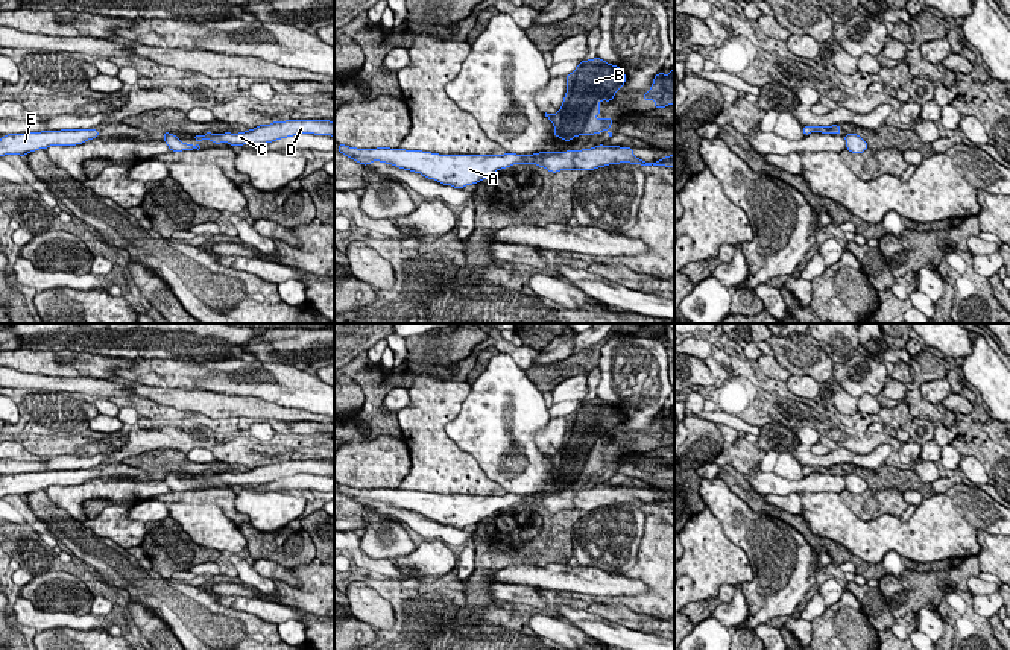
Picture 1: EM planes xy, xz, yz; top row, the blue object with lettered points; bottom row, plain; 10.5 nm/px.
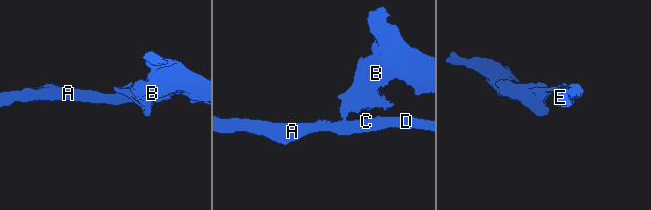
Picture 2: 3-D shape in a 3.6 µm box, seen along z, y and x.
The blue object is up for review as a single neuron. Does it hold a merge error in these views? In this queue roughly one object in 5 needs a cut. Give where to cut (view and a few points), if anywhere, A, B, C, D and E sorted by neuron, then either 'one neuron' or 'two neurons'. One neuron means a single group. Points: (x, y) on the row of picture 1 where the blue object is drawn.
cut xz (542, 152), (550, 152); groups A C D E / B; two neurons

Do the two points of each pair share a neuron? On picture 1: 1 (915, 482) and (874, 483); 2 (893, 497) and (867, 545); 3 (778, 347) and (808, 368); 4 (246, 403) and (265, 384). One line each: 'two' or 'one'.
1: one
2: two
3: one
4: two

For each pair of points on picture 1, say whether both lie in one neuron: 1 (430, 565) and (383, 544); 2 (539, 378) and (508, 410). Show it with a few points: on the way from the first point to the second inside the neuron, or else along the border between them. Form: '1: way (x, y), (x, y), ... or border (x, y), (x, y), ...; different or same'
1: way (418, 558), (406, 556), (395, 545); same
2: border (524, 371), (527, 378), (542, 394); different

